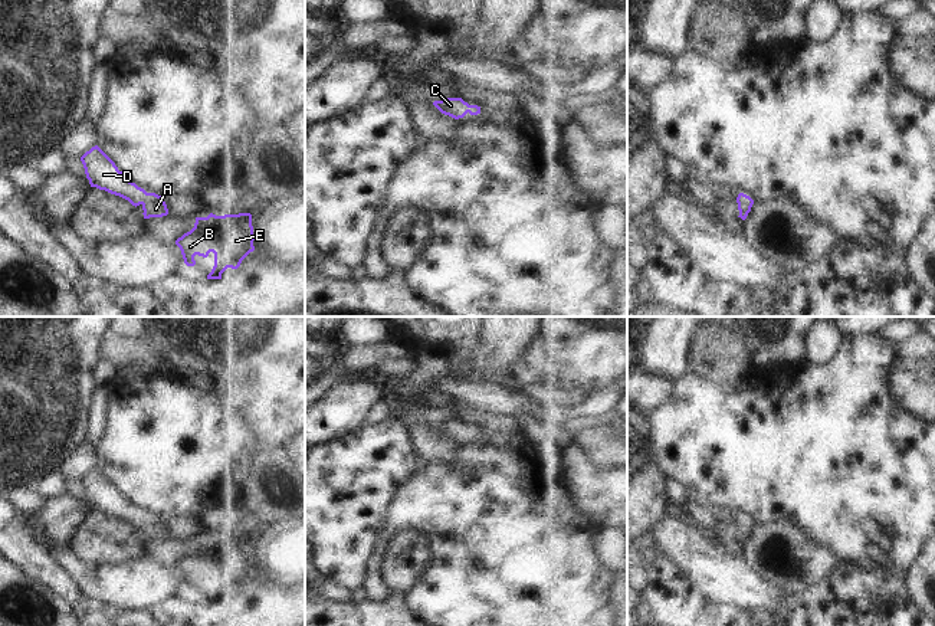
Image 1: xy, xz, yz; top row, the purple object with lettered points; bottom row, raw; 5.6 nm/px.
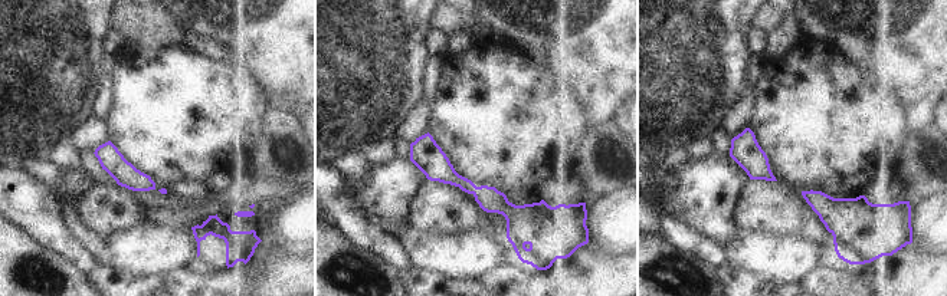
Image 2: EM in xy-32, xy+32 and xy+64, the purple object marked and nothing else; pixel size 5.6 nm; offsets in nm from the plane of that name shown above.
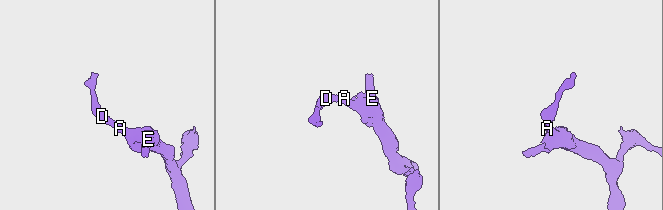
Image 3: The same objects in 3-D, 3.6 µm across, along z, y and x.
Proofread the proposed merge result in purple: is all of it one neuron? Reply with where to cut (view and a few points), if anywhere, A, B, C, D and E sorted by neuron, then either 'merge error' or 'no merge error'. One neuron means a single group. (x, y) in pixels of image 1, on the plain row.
no cut; A B C D E; no merge error

